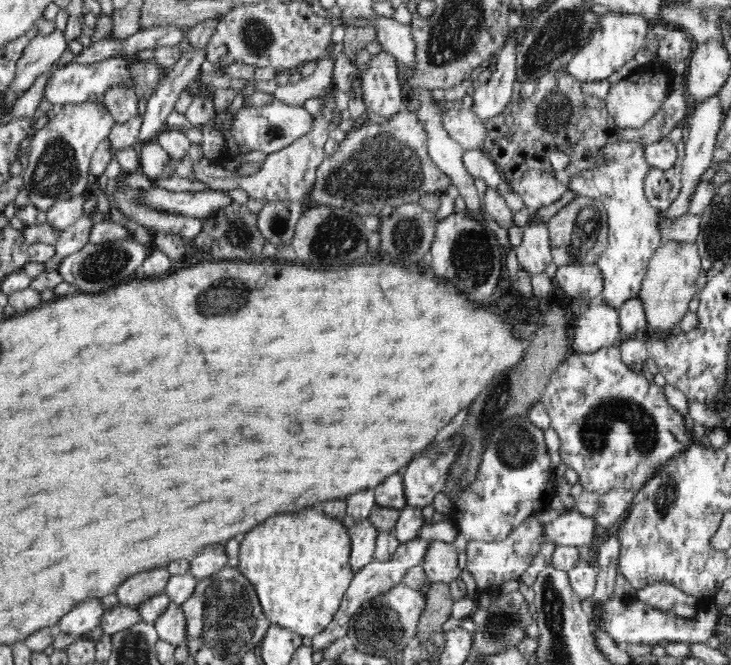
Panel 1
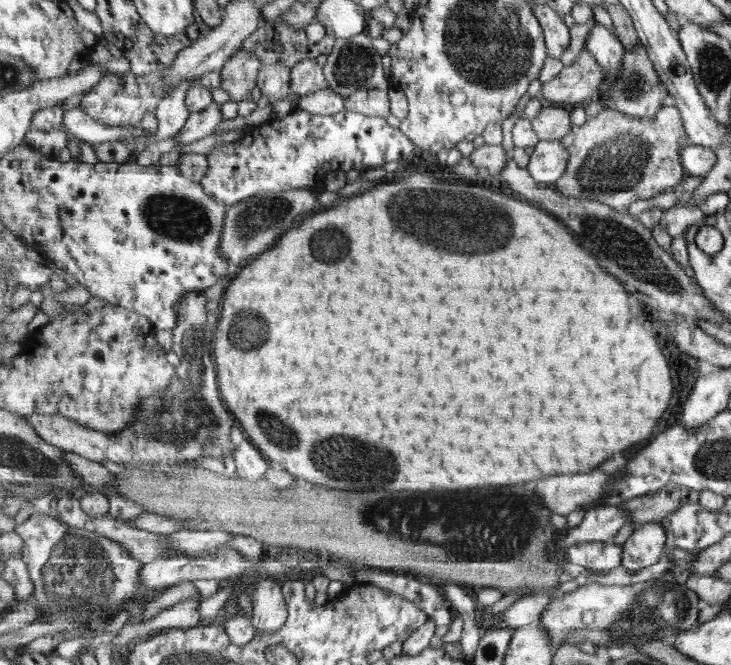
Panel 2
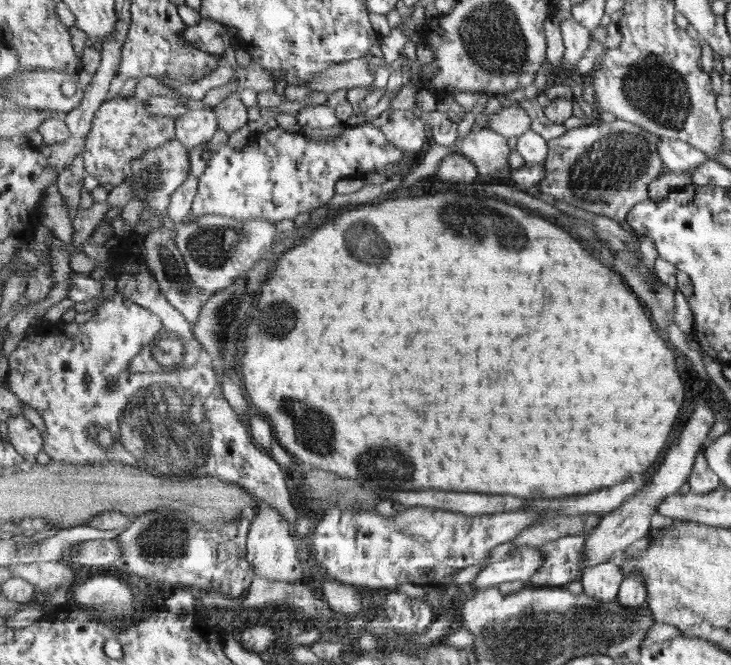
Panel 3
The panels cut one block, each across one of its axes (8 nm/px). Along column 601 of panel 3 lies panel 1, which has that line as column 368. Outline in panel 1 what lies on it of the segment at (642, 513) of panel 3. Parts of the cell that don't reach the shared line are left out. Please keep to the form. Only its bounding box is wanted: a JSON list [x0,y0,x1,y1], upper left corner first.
[349,519,378,574]

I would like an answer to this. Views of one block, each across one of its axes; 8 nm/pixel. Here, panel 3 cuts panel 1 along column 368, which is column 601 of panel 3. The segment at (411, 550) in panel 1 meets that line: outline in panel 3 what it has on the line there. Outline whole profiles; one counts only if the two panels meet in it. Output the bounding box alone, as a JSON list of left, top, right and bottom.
[579,560,624,603]

